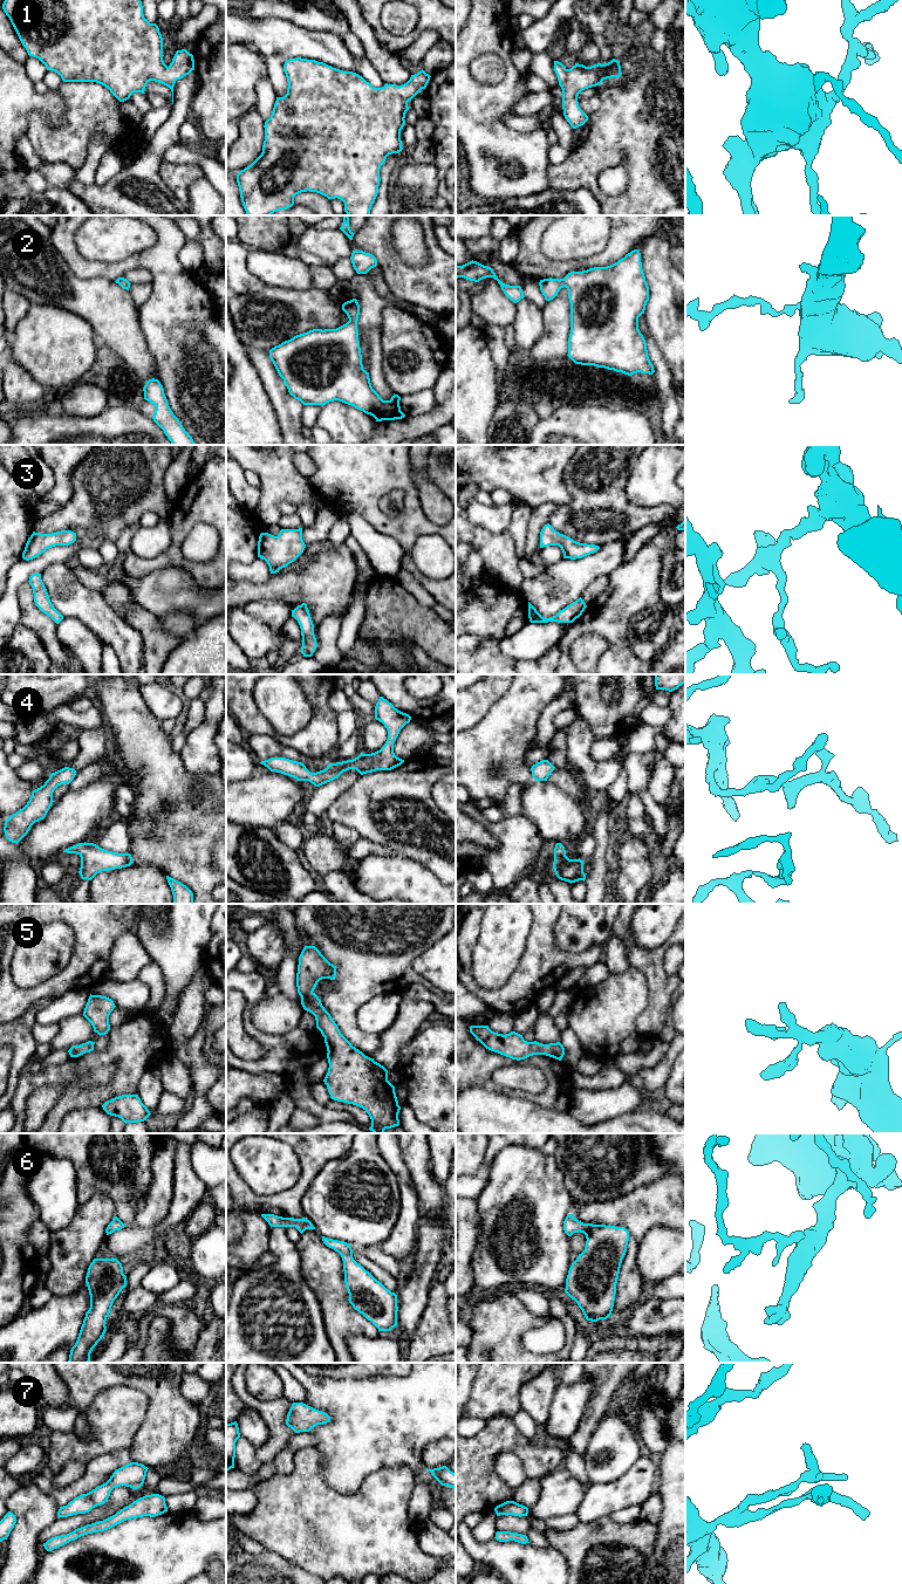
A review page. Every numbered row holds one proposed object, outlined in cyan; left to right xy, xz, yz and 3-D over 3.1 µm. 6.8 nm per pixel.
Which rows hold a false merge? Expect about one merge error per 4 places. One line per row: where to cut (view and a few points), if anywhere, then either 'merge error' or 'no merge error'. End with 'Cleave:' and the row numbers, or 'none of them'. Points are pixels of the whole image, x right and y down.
1: no cut | no merge error
2: no cut | no merge error
3: no cut | no merge error
4: no cut | no merge error
5: no cut | no merge error
6: no cut | no merge error
7: no cut | no merge error
Cleave: none of them

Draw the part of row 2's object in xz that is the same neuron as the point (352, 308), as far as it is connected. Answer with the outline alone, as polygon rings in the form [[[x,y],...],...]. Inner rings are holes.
[[[357,300],[344,302],[342,310],[349,318],[346,324],[336,329],[309,330],[269,350],[269,358],[289,395],[303,405],[323,406],[329,402],[339,400],[373,416],[376,421],[404,418],[405,414],[399,406],[401,397],[394,393],[390,400],[383,400],[373,389],[369,372],[363,369],[357,330],[360,315]]]

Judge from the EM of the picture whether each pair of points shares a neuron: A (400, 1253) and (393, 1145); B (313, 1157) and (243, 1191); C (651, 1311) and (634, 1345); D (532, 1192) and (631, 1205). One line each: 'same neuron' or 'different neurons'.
A: same neuron
B: same neuron
C: different neurons
D: different neurons

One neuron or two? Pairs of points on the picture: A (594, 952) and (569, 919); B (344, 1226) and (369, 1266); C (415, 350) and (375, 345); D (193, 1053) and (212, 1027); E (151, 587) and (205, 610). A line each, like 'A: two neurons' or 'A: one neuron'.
A: two neurons
B: two neurons
C: two neurons
D: two neurons
E: one neuron

